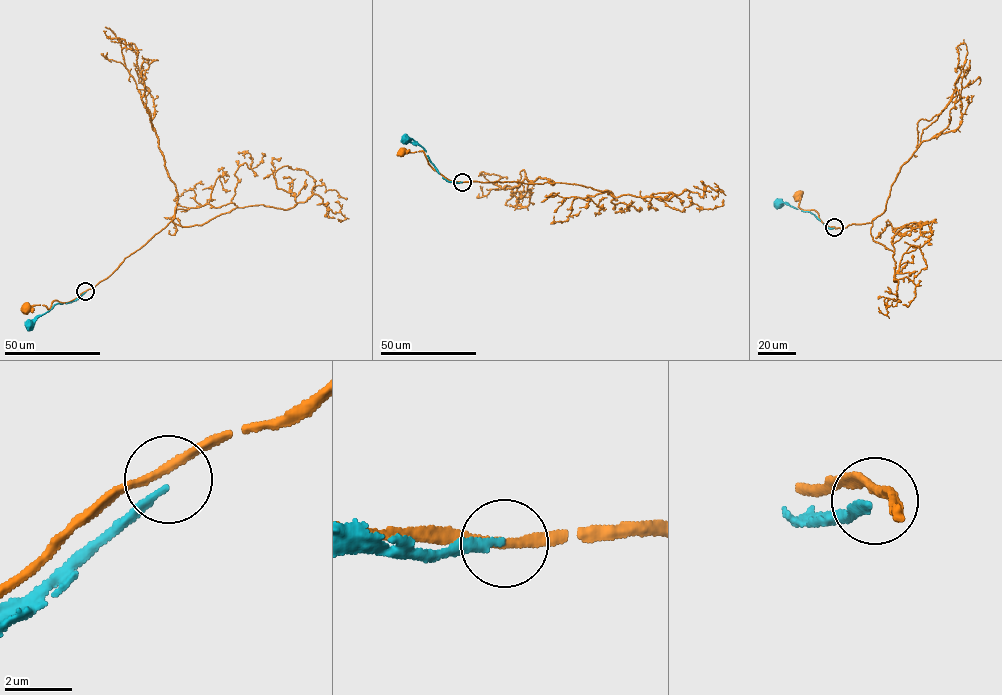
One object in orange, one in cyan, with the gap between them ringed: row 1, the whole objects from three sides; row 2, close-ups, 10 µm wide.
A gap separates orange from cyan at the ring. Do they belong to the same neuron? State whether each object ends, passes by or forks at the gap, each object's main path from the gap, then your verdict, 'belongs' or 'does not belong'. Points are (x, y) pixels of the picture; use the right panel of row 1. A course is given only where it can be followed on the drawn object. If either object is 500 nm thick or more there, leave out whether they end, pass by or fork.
orange passes by | cyan ends | orange via (834, 227), (823, 223), (815, 211), (802, 210), (799, 205), (801, 194), (798, 195) | cyan via (834, 228), (829, 228), (810, 212), (784, 202), (777, 205) | does not belong

